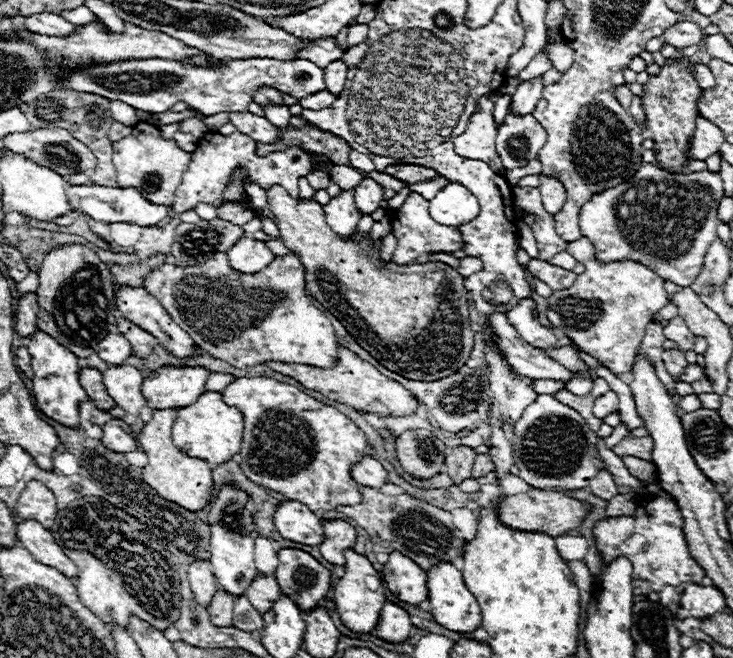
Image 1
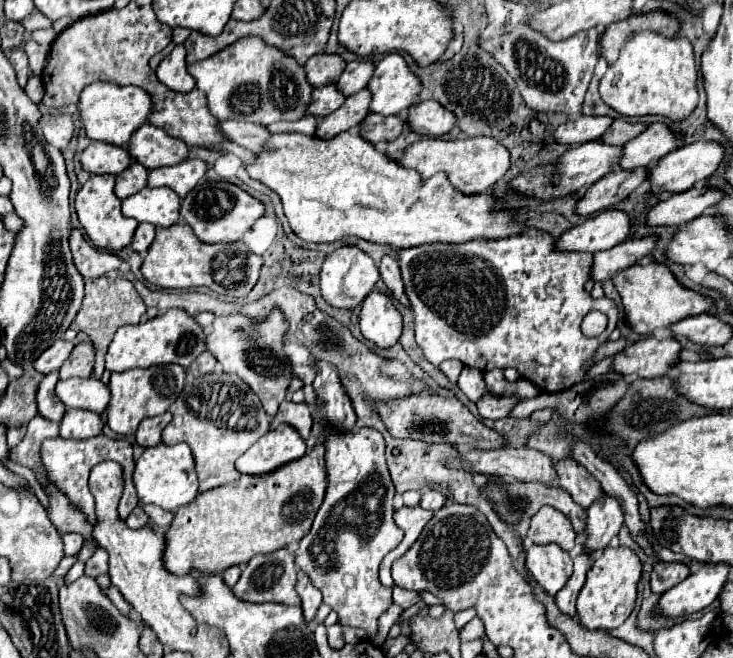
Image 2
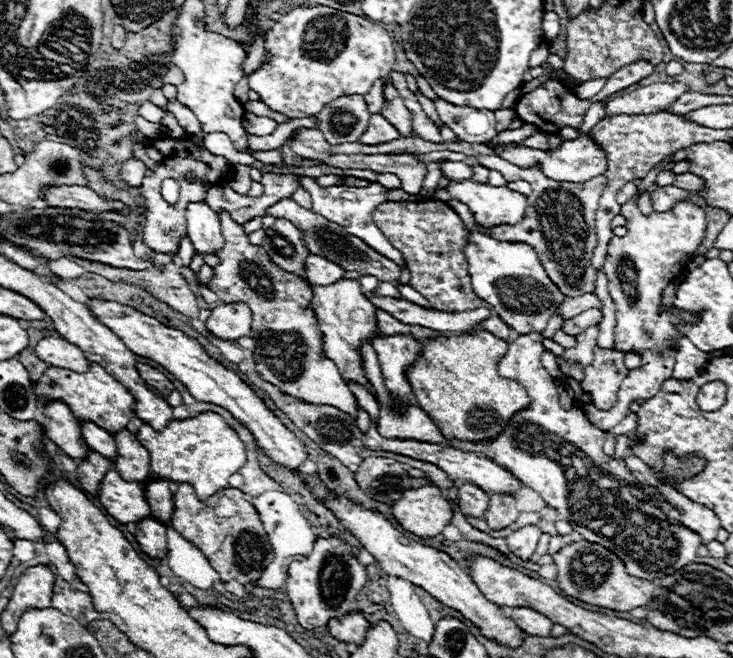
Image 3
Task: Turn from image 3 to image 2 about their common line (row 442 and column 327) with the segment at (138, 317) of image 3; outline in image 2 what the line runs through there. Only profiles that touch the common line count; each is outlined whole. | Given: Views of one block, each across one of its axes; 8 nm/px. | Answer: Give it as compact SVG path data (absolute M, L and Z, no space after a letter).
M342 246L324 260L324 266L320 272L320 292L330 306L354 310L374 290L374 284L378 282L378 278L380 278L378 266L368 254L362 254L362 250L358 250L356 246Z

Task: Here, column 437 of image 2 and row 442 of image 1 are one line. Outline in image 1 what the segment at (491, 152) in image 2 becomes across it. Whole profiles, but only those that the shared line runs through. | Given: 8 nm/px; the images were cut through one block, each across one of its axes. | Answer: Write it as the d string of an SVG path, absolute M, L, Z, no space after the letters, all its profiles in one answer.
M154 410L152 422L142 428L138 434L138 444L148 456L148 466L142 470L142 478L148 486L152 486L164 500L174 502L190 512L200 512L212 502L212 490L214 490L214 480L212 480L212 468L210 464L204 464L202 460L186 456L180 448L174 446L172 442L172 424L176 420L178 410Z

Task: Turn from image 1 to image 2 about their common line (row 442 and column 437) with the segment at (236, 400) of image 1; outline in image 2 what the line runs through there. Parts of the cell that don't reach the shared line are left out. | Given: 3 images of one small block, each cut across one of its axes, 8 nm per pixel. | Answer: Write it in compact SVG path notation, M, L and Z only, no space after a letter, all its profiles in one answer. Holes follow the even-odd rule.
M528 228L524 230L522 234L514 234L510 238L500 238L500 240L486 240L486 238L474 238L470 242L464 242L464 244L428 244L428 246L416 246L416 248L410 248L410 250L402 250L400 252L400 270L402 270L402 278L404 278L404 286L406 286L406 296L410 300L410 306L412 306L412 312L416 316L414 320L414 326L416 326L416 342L418 346L422 348L426 360L434 366L438 366L440 362L444 360L460 360L464 366L470 366L470 368L478 368L482 372L488 372L492 368L516 368L520 372L522 378L530 380L534 386L538 386L542 392L562 392L562 390L568 390L570 386L582 382L588 366L592 364L592 356L596 352L596 348L608 340L610 332L616 328L616 322L618 322L618 310L616 310L616 304L608 298L600 298L600 300L594 300L586 290L584 290L584 284L590 280L590 268L592 268L592 256L590 254L582 254L582 252L558 252L554 248L554 238L544 232L544 230L536 230L536 228ZM592 310L600 310L608 316L608 328L600 334L600 336L594 336L594 338L588 338L582 334L580 330L580 324L584 320L584 316Z

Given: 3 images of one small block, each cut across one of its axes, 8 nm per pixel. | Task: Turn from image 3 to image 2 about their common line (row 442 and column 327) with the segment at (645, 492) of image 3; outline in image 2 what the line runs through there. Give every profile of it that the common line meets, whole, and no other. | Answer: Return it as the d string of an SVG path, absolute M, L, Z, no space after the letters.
M362 428L356 434L326 434L324 446L326 446L326 474L328 474L326 496L320 510L316 512L310 532L300 540L300 550L296 550L296 566L322 592L324 602L332 606L342 626L362 628L368 637L376 636L378 618L392 604L392 588L380 584L378 566L382 558L394 546L398 546L404 536L402 530L392 520L394 484L386 468L384 438L374 428Z

